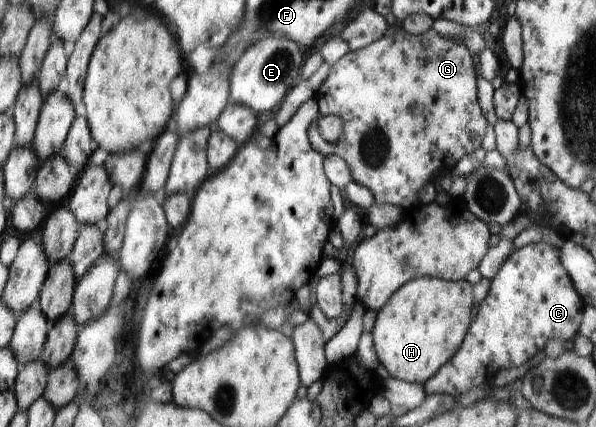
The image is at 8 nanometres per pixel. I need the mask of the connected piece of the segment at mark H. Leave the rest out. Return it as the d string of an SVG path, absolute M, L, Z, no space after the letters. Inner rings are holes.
M422 277L399 288L379 310L371 335L388 377L425 384L449 363L466 340L471 323L471 283Z

